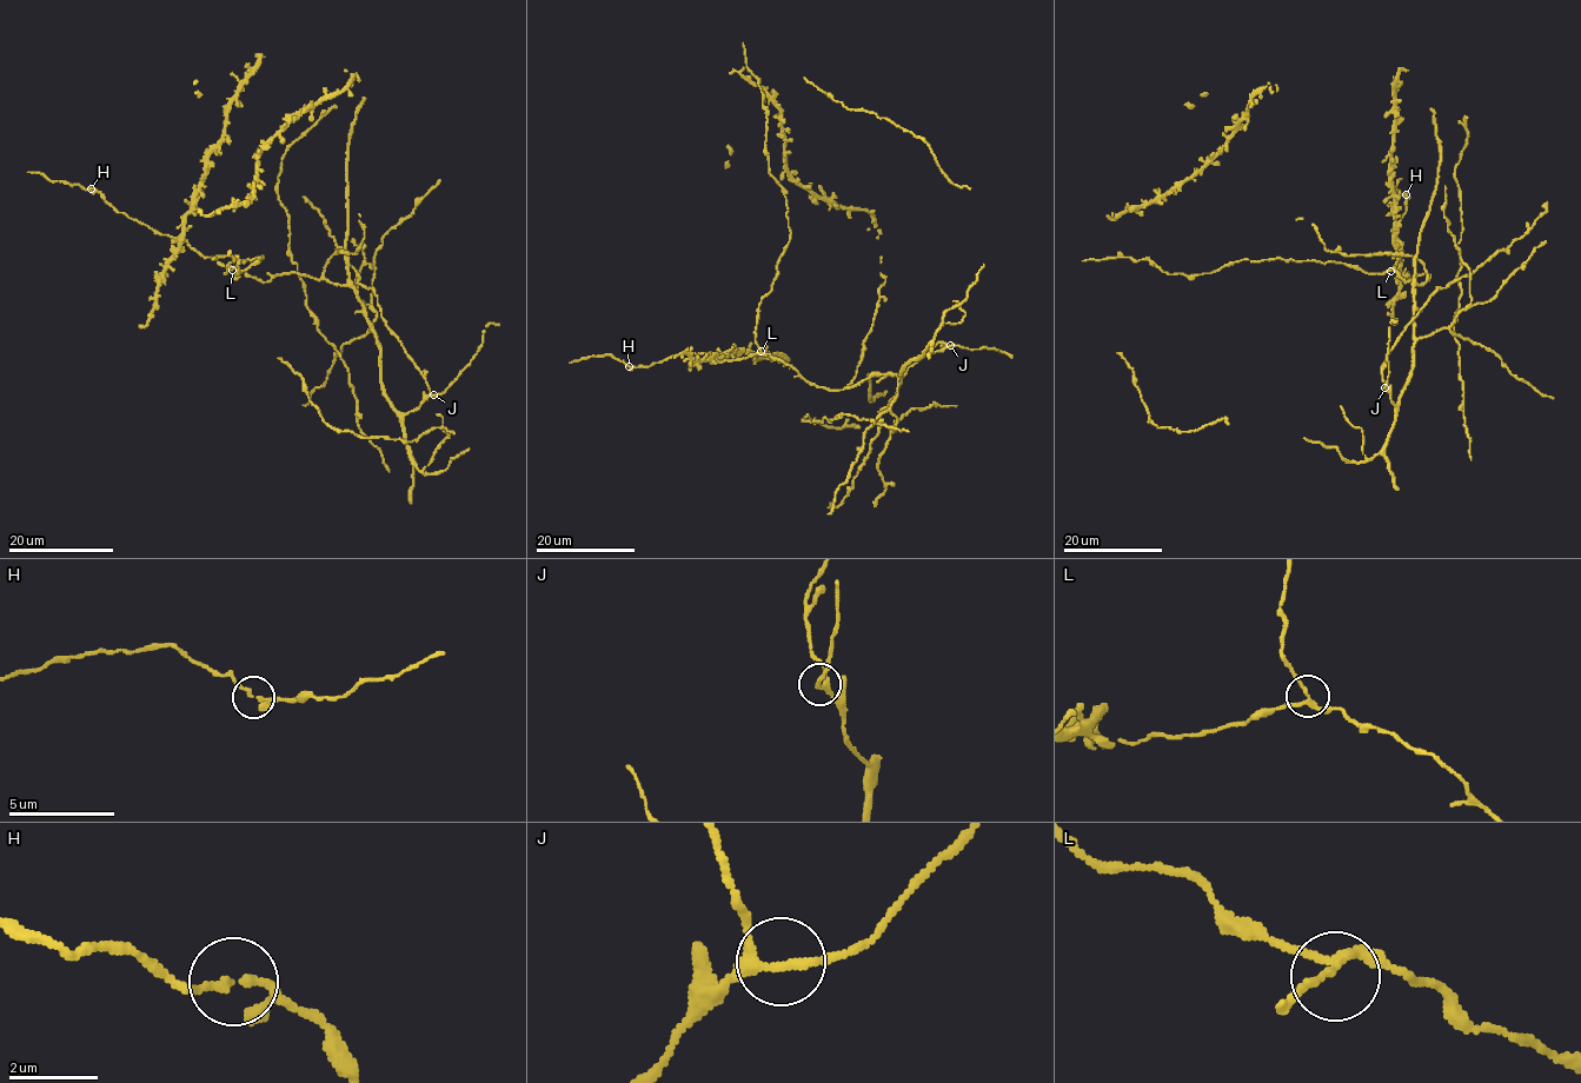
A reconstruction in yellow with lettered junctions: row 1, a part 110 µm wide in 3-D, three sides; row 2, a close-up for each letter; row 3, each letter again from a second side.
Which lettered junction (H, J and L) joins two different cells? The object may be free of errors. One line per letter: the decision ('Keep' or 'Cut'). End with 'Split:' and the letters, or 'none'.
H: Keep
J: Keep
L: Keep
Split: none

